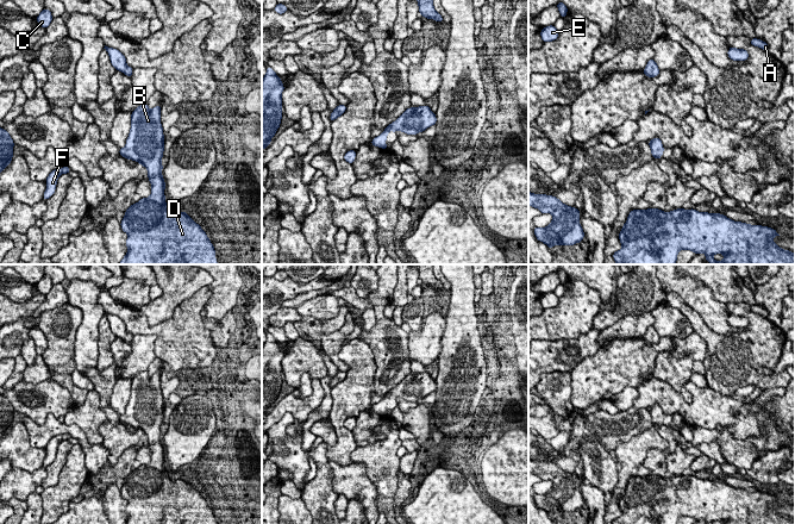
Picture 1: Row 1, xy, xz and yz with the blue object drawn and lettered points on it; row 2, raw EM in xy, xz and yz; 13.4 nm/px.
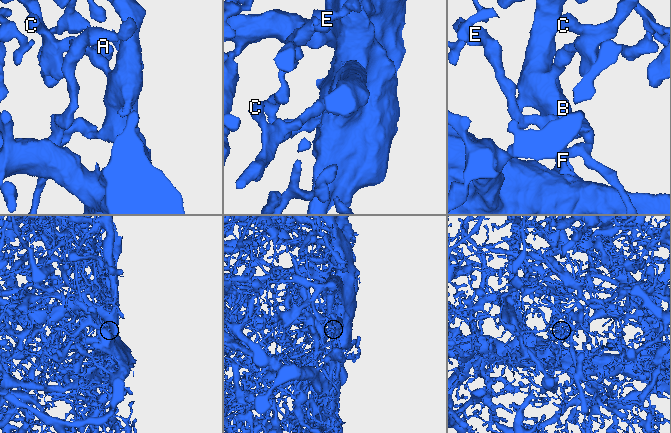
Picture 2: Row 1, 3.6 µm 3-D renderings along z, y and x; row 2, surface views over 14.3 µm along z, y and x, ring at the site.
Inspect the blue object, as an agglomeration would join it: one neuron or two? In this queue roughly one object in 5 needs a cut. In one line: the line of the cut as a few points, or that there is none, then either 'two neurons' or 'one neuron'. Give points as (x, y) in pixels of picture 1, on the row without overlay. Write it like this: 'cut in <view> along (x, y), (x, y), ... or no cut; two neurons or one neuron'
no cut; one neuron

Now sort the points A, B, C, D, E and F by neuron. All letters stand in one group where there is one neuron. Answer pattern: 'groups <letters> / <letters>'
groups A B C D E F

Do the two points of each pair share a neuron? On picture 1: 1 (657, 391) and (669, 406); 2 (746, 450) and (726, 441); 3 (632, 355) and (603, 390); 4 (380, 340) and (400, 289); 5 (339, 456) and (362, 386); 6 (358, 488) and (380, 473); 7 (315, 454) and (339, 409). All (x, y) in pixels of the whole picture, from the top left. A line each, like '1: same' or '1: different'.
1: same
2: same
3: same
4: different
5: same
6: different
7: different

